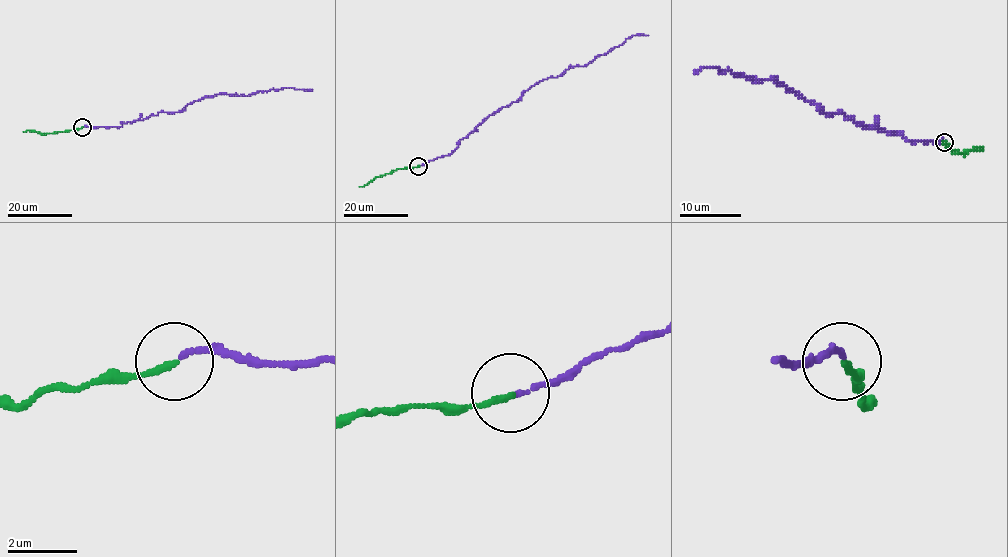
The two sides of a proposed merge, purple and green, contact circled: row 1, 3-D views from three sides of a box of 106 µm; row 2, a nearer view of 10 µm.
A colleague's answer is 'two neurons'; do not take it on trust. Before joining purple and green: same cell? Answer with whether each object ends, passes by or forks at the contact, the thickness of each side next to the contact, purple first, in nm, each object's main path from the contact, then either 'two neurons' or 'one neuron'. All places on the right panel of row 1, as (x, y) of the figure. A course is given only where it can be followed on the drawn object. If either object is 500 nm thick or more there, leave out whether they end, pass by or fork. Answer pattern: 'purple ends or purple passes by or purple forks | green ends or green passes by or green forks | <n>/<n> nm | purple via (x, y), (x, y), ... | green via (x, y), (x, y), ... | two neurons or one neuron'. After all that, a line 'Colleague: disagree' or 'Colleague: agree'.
purple ends | green ends | 140/180 nm | purple via (943, 142), (908, 142), (841, 112), (824, 112), (776, 79), (755, 82), (730, 70), (697, 71) | green via (943, 142), (948, 149), (959, 154), (983, 149) | two neurons
Colleague: agree

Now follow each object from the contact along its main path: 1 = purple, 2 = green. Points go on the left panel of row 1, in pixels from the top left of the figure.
1: (83, 127), (121, 127), (160, 112), (180, 112), (187, 104), (221, 94), (312, 90)
2: (82, 127), (51, 133), (23, 131)

